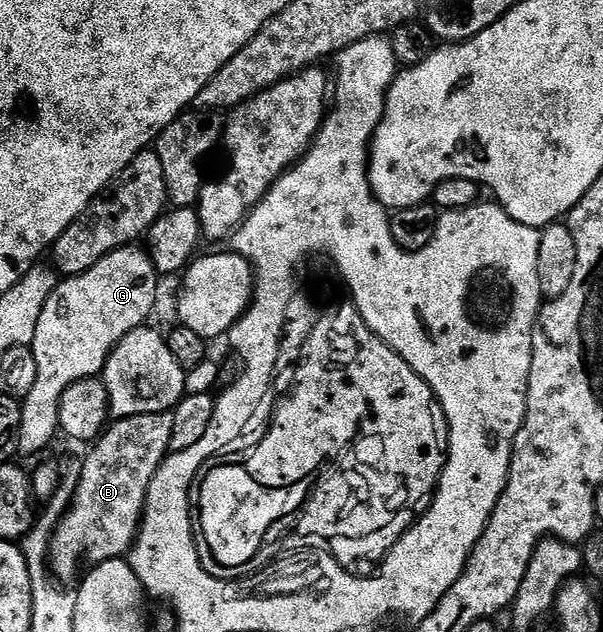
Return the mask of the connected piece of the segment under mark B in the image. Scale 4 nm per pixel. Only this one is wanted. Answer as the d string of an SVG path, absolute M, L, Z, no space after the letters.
M172 411L135 415L115 420L104 434L87 448L88 456L83 456L81 479L78 481L72 503L61 517L48 549L50 570L57 580L75 580L81 574L80 566L84 562L88 562L88 565L105 563L111 559L123 559L131 552L132 546L136 544L136 534L140 531L140 520L144 518L150 481L154 481L154 473L158 473L158 469L170 454L173 430Z

